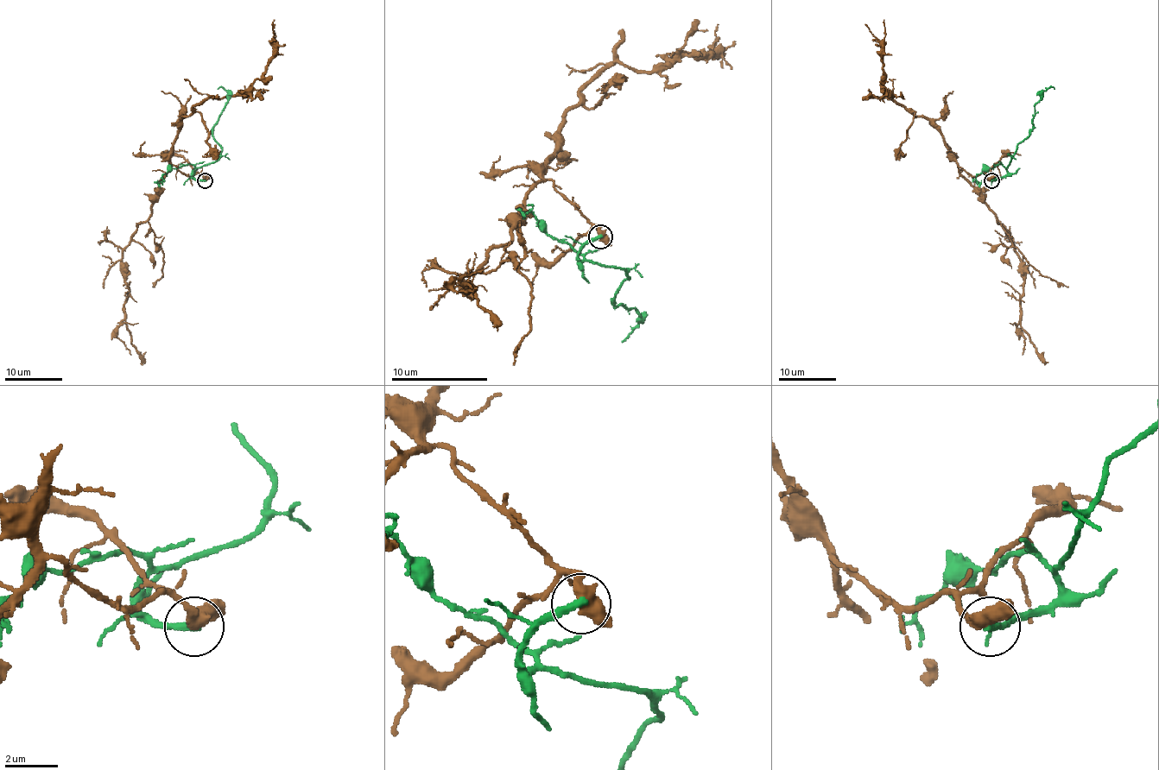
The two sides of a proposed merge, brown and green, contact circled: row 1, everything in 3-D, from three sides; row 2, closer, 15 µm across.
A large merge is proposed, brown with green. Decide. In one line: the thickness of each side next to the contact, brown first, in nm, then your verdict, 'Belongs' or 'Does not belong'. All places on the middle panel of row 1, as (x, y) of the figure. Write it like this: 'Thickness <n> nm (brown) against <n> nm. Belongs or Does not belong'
Thickness 500 nm (brown) against 280 nm. Does not belong

